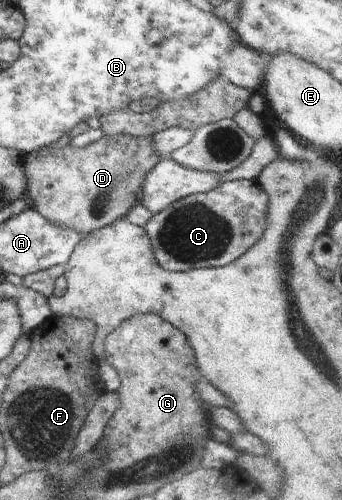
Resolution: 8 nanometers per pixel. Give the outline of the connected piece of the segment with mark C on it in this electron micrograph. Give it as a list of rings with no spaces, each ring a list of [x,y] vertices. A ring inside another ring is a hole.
[[[254,180],[221,182],[205,193],[175,200],[145,225],[156,262],[171,271],[221,267],[253,247],[266,228],[268,195]]]

